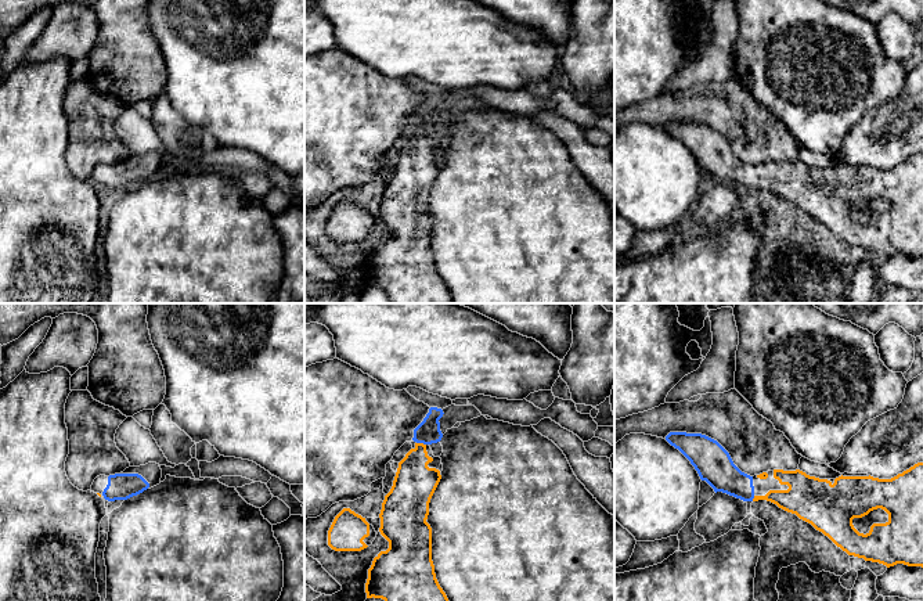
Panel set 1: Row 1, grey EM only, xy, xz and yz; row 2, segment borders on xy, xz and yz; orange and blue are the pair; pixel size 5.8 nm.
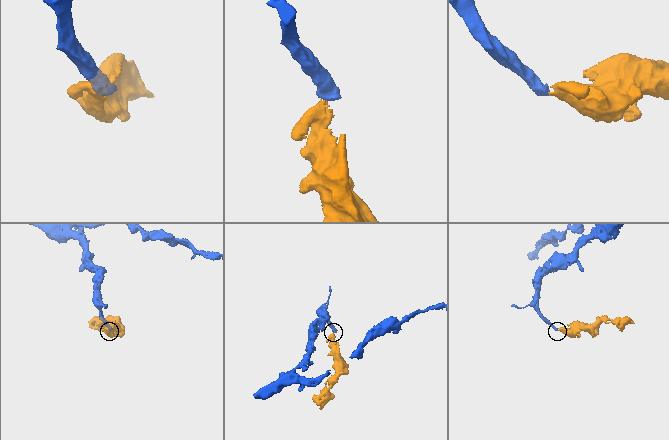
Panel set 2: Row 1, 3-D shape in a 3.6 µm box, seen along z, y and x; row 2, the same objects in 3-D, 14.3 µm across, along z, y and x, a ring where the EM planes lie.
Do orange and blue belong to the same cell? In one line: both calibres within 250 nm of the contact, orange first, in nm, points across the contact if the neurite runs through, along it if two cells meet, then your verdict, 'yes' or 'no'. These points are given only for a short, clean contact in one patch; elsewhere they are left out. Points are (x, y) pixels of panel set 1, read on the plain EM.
240/140 nm | across xz (414, 173), (414, 154), (421, 133), (428, 122) | yes

